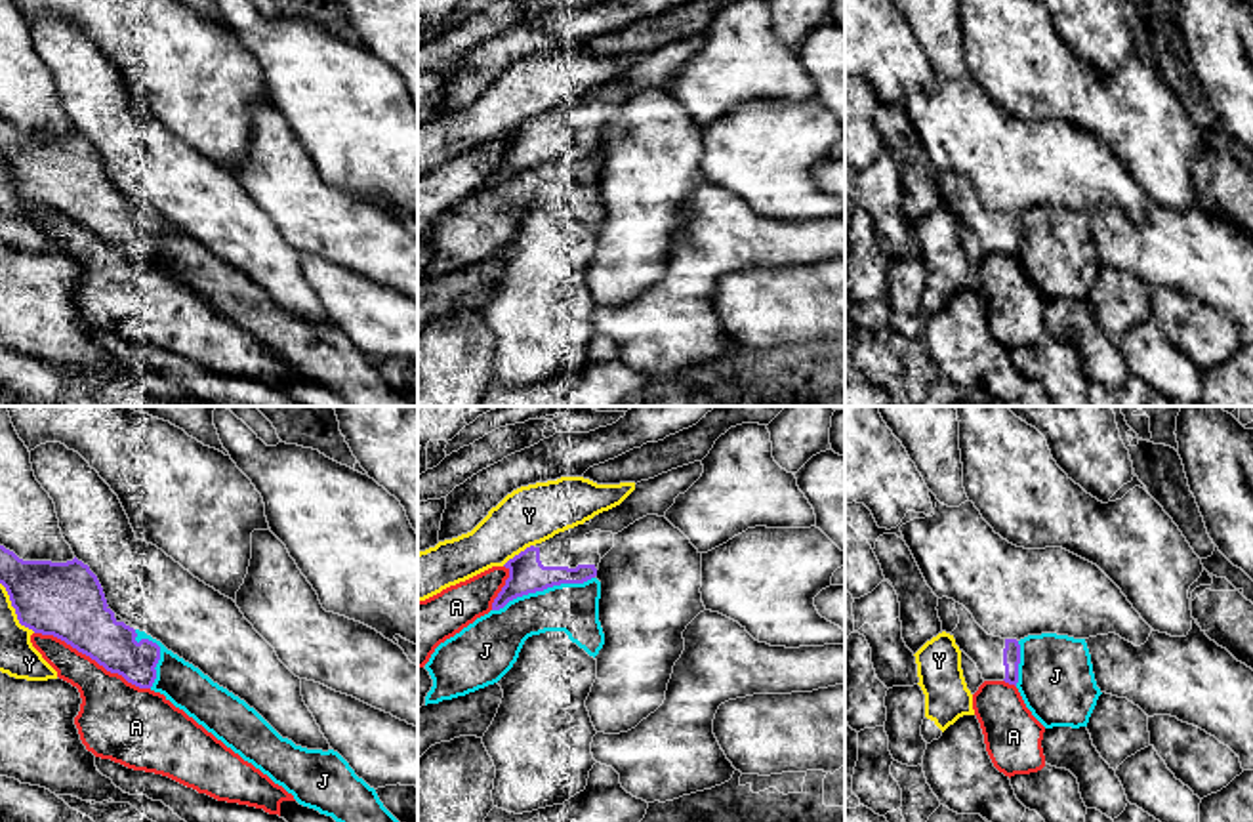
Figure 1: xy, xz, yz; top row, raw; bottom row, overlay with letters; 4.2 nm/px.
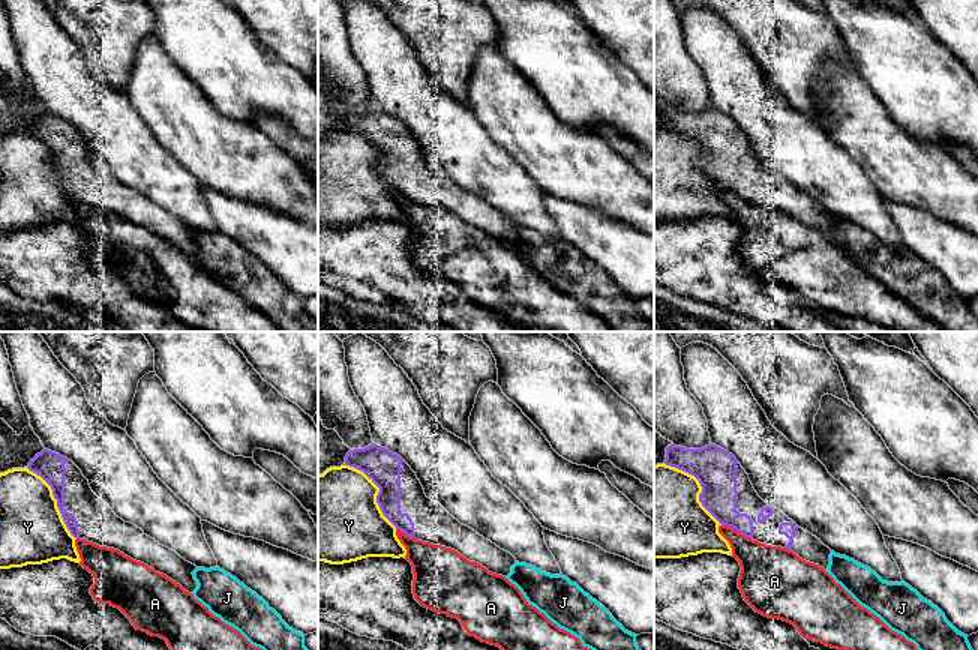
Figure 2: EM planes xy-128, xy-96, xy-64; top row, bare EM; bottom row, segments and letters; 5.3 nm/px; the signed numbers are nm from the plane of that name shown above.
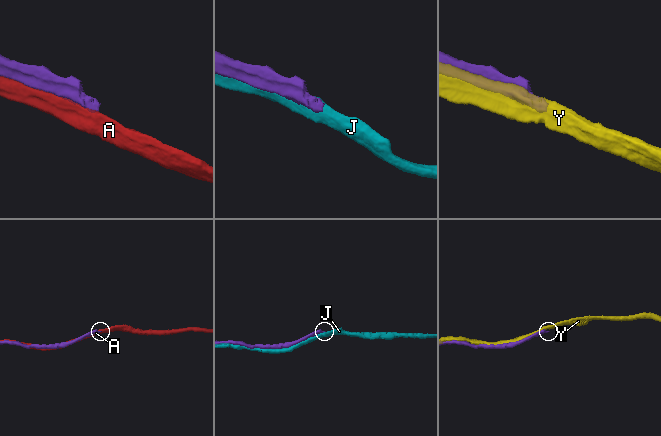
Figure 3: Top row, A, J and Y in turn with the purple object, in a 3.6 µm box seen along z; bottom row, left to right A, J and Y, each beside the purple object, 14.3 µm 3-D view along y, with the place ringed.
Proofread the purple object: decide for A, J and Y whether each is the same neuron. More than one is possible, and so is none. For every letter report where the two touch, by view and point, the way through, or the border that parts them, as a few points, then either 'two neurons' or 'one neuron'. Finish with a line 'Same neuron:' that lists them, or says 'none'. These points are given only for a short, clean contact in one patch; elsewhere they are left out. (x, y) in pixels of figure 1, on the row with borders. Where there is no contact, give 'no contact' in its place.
A: contact xy (92, 658); two neurons
J: contact xz (542, 590); two neurons
Y: contact xz (519, 554); two neurons
Same neuron: none

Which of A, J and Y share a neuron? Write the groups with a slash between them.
A / J / Y

